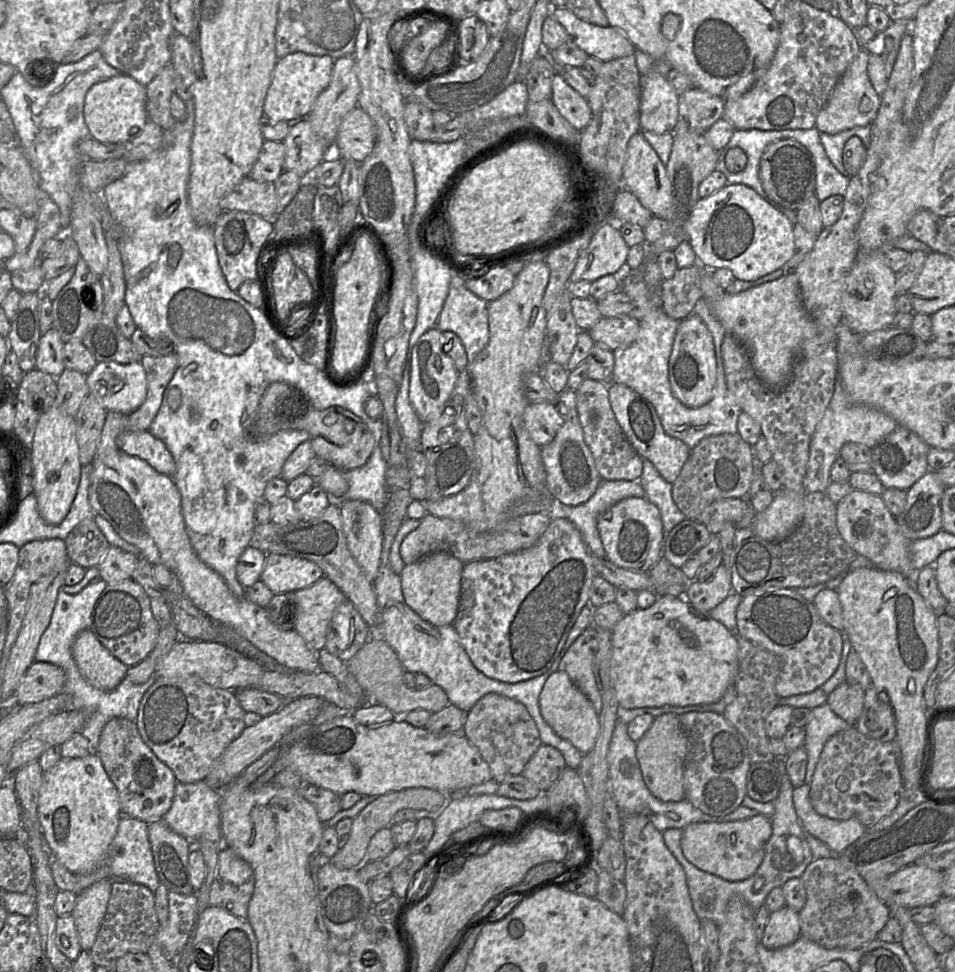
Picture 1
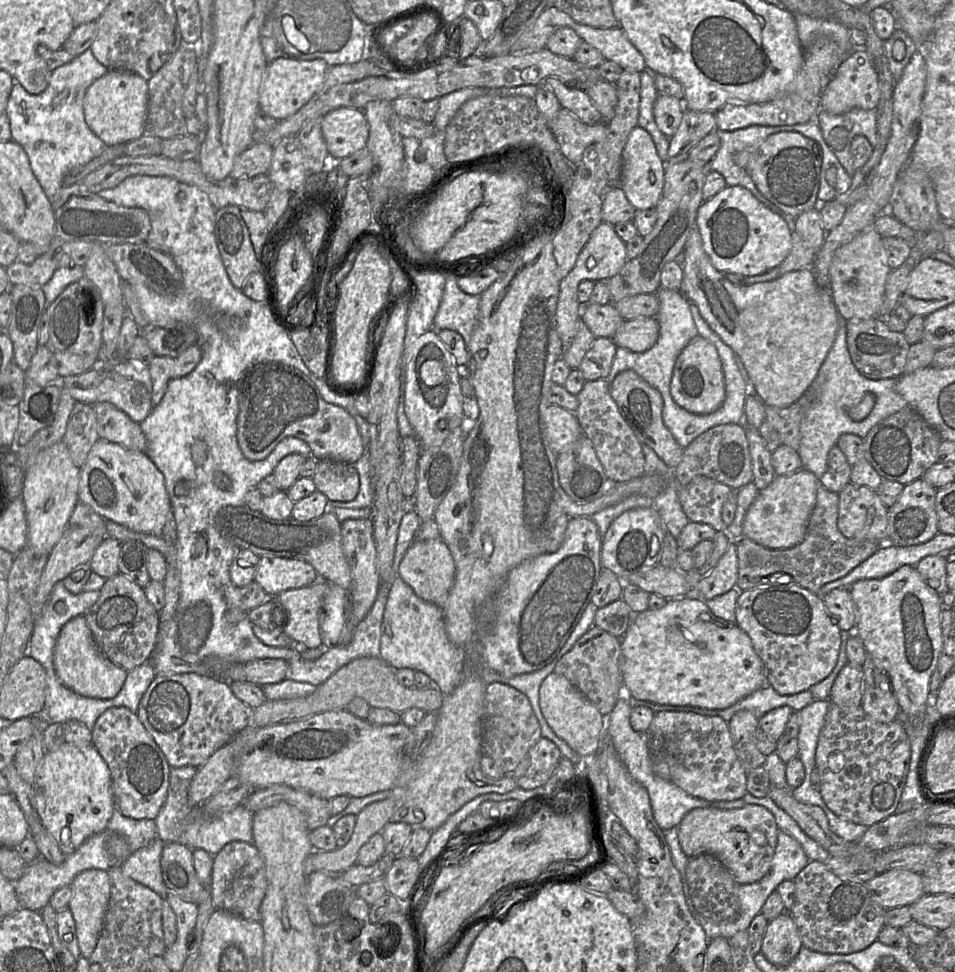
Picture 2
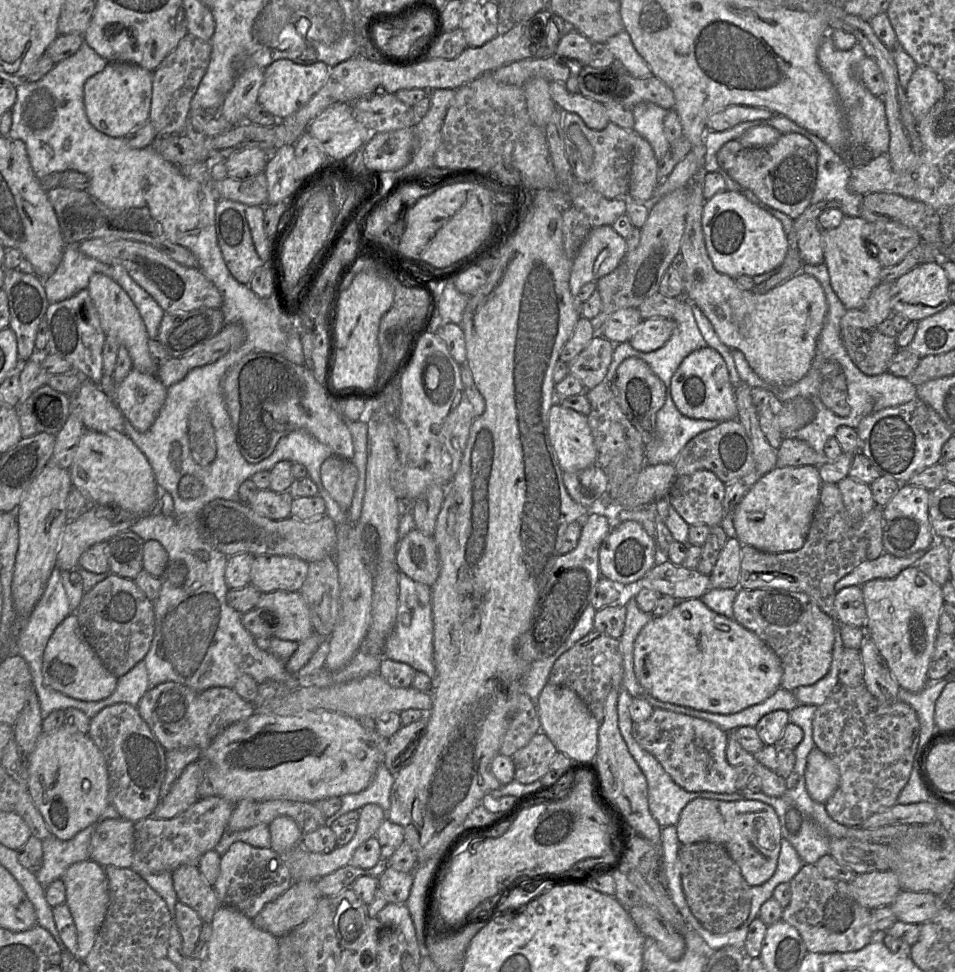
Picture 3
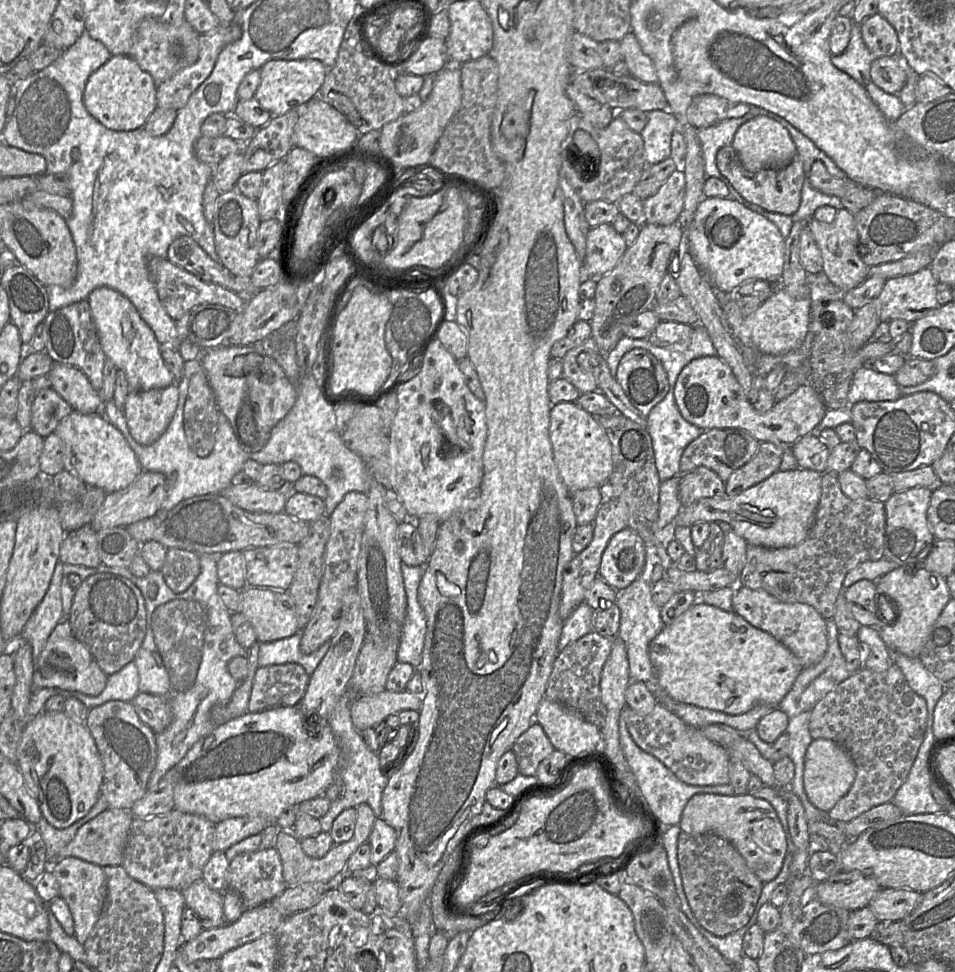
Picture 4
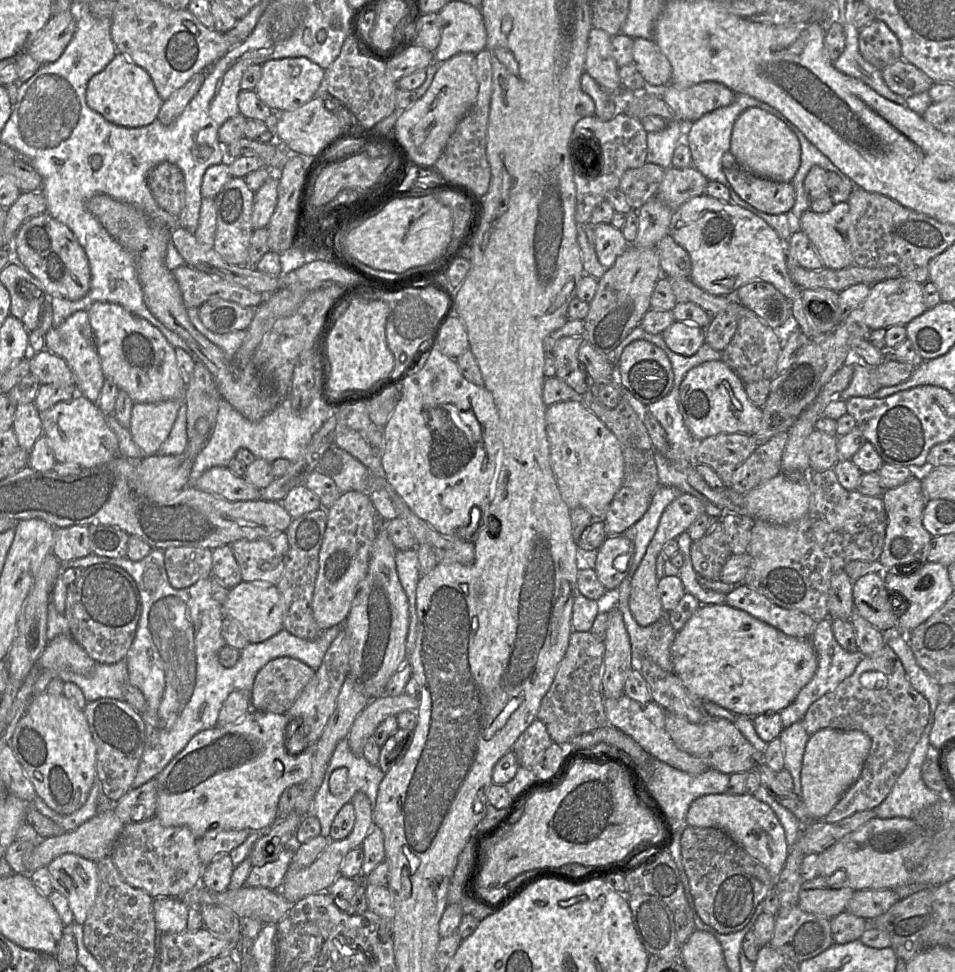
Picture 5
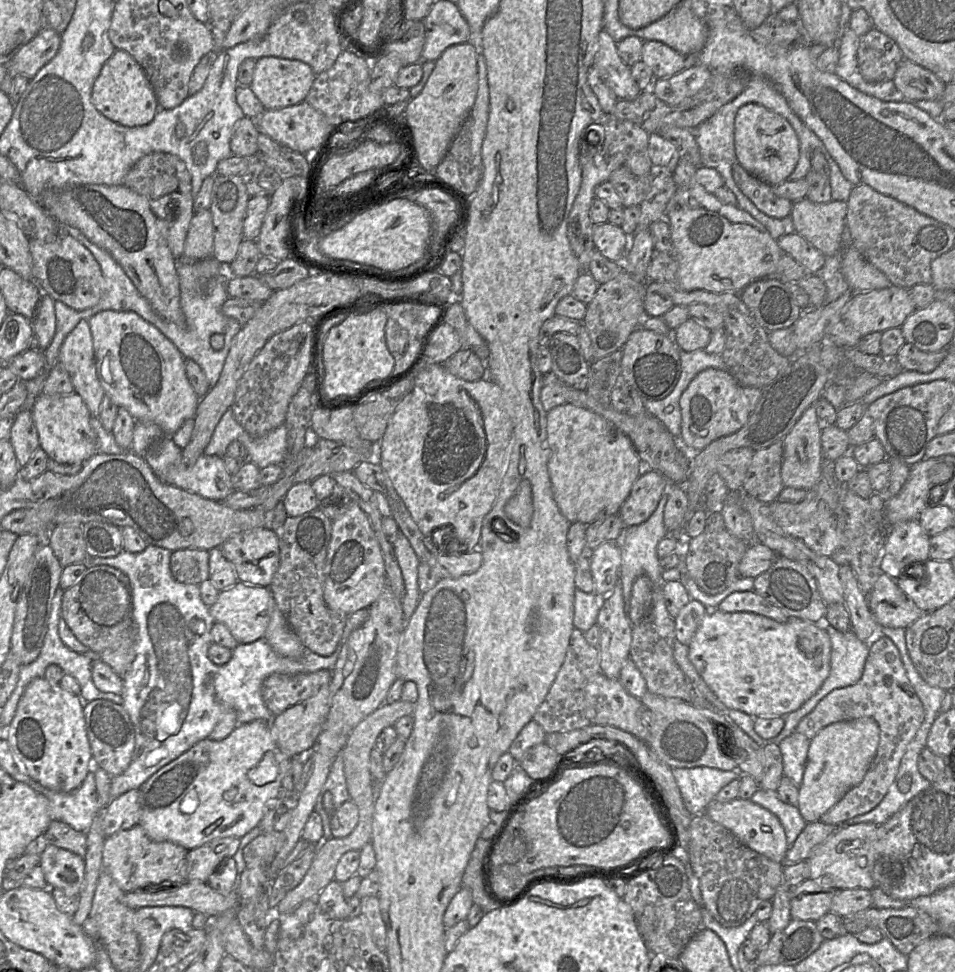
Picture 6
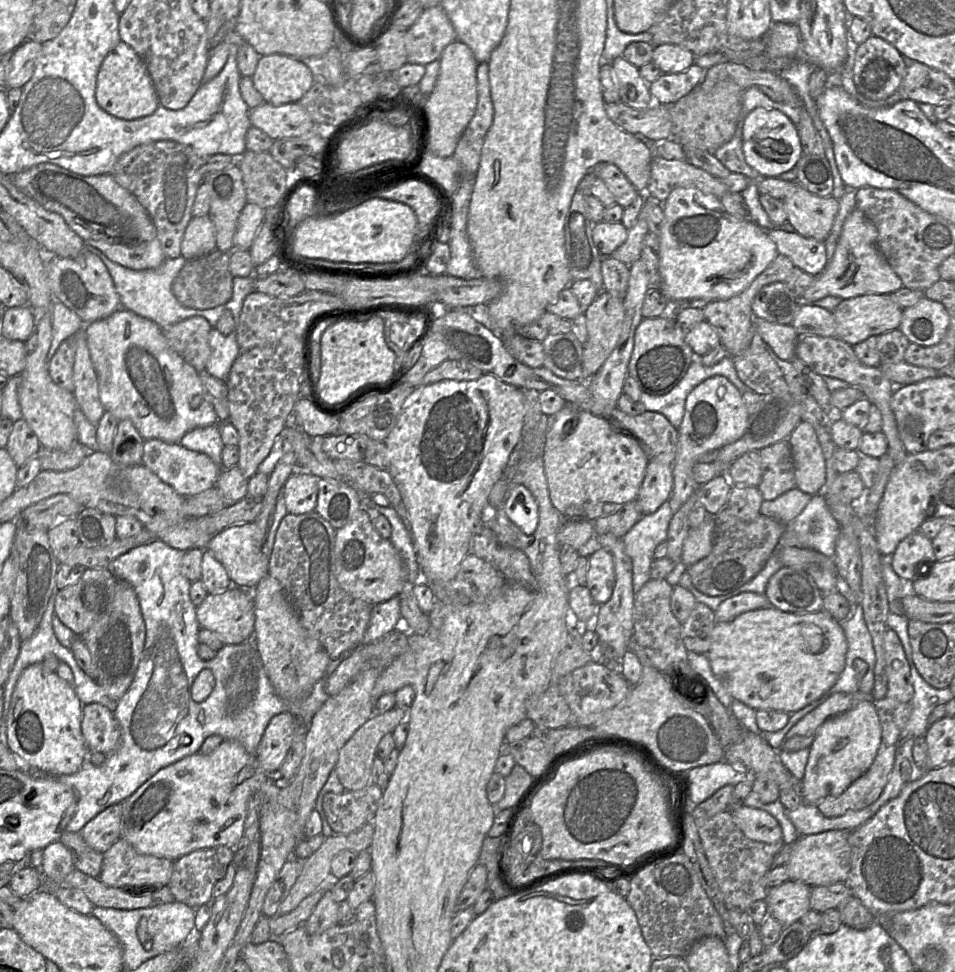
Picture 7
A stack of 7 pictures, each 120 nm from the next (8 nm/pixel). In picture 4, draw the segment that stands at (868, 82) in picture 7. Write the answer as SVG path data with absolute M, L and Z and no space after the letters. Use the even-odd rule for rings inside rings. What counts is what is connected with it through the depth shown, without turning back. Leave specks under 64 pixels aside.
M880 14L863 22L860 32L865 45L876 58L900 56L897 32Z

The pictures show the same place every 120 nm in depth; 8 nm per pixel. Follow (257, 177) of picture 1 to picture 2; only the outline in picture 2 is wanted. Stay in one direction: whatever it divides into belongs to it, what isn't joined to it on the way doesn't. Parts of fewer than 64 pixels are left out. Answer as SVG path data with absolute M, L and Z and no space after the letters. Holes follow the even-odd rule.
M262 142L253 143L235 159L230 177L253 178L259 174L267 174L273 153L274 146Z

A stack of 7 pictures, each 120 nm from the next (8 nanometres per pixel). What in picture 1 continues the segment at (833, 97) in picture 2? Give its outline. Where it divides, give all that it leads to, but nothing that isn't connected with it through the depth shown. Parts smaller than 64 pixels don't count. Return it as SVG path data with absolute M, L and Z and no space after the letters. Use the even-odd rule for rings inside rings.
M861 49L852 64L840 77L826 104L818 113L815 127L820 133L833 135L854 127L871 125L875 120L880 109L882 96L876 92L869 78L869 55L867 50Z

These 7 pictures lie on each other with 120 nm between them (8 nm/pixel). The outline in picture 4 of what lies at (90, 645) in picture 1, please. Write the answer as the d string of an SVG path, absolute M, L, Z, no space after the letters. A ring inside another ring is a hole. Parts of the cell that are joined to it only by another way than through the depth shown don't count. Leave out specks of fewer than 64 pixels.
M64 617L50 634L34 665L32 693L40 688L60 688L97 696L104 690L107 677L88 648L74 636L68 618Z

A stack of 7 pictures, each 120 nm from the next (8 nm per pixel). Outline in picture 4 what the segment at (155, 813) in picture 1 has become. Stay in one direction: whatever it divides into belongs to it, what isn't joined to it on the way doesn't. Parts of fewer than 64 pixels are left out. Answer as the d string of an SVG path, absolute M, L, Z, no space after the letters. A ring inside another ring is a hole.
M119 700L89 709L85 725L96 742L103 763L101 796L109 808L130 810L148 791L157 760L155 733L142 723L131 702Z

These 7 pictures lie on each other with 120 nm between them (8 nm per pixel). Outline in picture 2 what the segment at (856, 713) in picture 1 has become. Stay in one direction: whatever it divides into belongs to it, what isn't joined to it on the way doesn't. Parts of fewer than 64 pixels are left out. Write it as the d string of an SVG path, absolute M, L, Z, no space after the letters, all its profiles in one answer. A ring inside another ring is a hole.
M847 663L839 672L830 691L829 701L840 707L861 706L863 669Z

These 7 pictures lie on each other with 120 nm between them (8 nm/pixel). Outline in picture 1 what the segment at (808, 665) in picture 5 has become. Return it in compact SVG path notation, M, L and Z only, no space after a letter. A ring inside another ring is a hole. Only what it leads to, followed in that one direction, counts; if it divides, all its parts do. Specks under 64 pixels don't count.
M670 595L659 596L647 609L625 614L611 631L611 680L620 707L625 709L711 704L734 684L738 671L738 641L710 613L701 613L692 604Z

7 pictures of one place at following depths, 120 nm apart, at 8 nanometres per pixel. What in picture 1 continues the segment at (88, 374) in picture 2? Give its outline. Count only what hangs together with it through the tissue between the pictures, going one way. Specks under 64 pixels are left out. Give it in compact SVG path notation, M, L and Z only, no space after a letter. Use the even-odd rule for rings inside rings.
M98 362L86 375L89 394L107 410L123 414L136 411L147 395L147 377L141 363Z

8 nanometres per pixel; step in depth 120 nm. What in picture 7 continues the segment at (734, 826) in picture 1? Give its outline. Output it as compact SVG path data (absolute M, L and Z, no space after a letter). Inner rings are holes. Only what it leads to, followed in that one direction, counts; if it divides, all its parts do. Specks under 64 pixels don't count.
M742 805L731 811L736 826L743 834L757 842L773 844L783 839L779 822L768 812Z

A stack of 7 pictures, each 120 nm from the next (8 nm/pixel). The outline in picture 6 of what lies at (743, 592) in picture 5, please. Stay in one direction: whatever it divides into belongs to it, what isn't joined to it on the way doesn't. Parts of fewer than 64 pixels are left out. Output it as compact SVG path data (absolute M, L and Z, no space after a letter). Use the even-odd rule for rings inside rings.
M755 590L733 592L718 606L722 612L752 612L785 623L789 617Z

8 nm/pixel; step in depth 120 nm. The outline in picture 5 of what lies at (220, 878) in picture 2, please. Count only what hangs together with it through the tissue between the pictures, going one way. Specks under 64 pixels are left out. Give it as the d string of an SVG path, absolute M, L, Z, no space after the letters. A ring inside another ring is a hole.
M291 844L280 852L275 861L263 866L252 866L245 885L270 890L280 889L283 879L290 868L297 845Z

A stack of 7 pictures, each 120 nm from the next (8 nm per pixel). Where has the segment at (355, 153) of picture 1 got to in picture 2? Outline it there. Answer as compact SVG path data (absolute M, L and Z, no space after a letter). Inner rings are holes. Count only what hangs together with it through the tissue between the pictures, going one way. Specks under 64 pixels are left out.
M340 107L321 119L321 129L331 161L340 161L367 145L369 125L363 110Z

